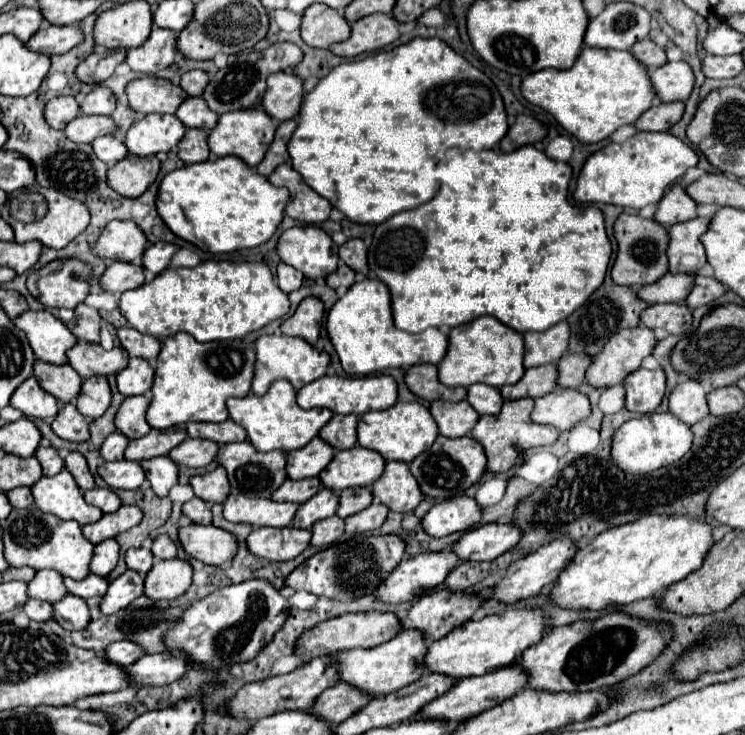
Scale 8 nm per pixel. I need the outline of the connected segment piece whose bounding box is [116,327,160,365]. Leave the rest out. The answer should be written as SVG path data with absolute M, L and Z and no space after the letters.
M122 327L122 329L118 329L118 331L116 331L116 337L118 337L122 349L126 349L130 355L140 357L140 359L146 359L146 361L150 361L152 365L156 363L156 357L158 357L158 353L160 353L160 343L158 343L156 337L138 333L138 331L132 329L132 327Z

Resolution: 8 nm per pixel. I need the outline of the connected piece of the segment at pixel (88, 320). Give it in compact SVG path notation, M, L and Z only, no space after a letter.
M80 303L74 309L74 319L66 323L66 327L76 335L78 341L98 343L100 341L100 315L96 309Z

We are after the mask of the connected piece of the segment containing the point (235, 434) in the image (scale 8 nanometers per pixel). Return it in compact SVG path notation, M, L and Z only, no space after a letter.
M226 419L224 423L190 423L186 427L188 437L196 439L210 439L218 445L226 443L238 443L246 439L246 433L240 425L236 425L232 419Z

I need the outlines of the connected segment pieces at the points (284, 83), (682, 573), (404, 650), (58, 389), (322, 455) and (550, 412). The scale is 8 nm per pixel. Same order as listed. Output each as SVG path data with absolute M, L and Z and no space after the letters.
M286 71L268 77L268 89L262 97L264 111L276 121L294 119L302 103L302 81Z
M642 515L634 523L596 535L586 547L578 549L546 597L552 605L570 611L602 611L656 597L672 583L696 571L712 545L712 525L708 521Z
M414 629L400 631L394 639L372 647L372 649L350 649L336 655L340 661L340 681L356 687L364 695L378 699L384 695L390 695L410 683L414 683L424 673L424 653L428 649L428 641L422 637L422 633L416 633Z
M36 361L34 377L44 391L48 391L50 395L54 395L56 399L60 399L64 403L74 401L82 387L80 375L68 363L52 365L52 363L44 363L44 361Z
M314 437L306 447L290 451L286 455L286 473L290 479L318 477L320 471L328 465L328 461L332 461L332 457L334 449L320 437Z
M556 387L546 397L534 401L532 421L540 425L554 425L558 431L572 429L578 421L590 415L590 401L576 389Z

